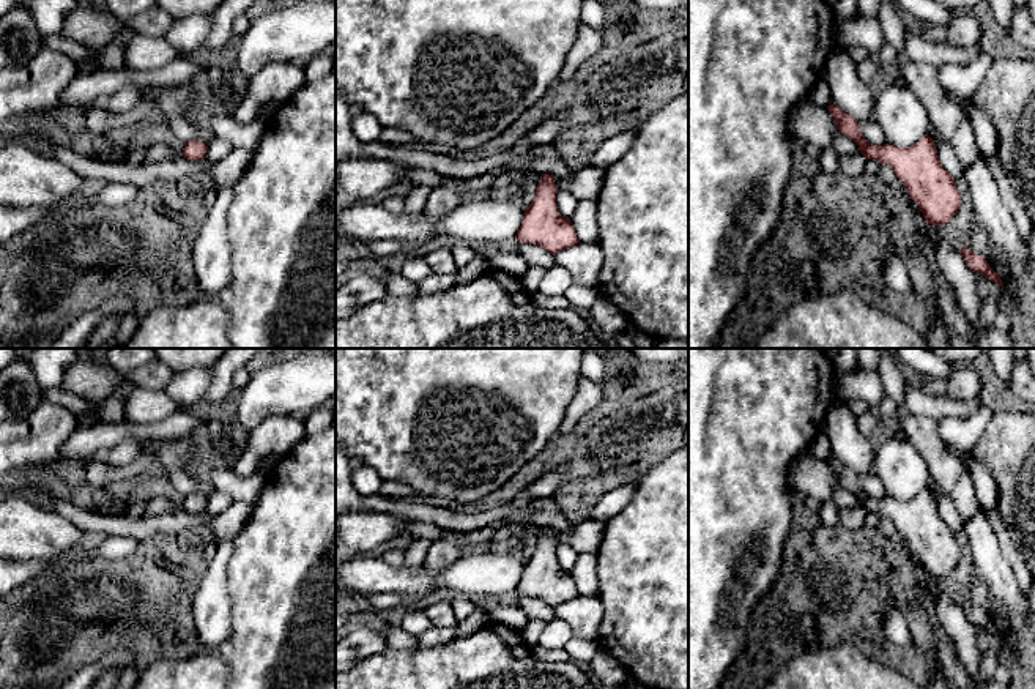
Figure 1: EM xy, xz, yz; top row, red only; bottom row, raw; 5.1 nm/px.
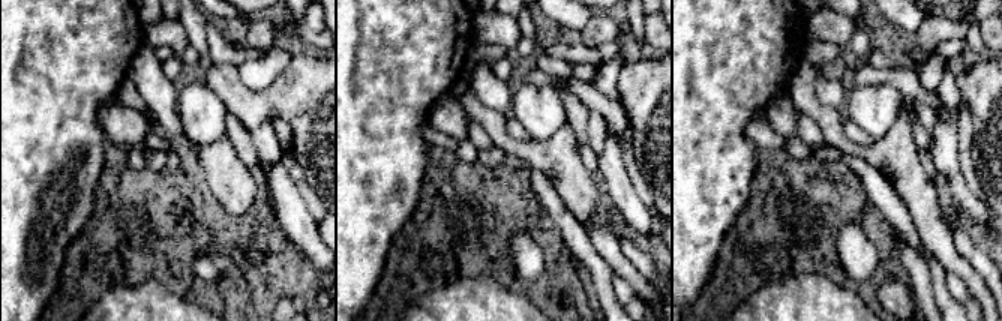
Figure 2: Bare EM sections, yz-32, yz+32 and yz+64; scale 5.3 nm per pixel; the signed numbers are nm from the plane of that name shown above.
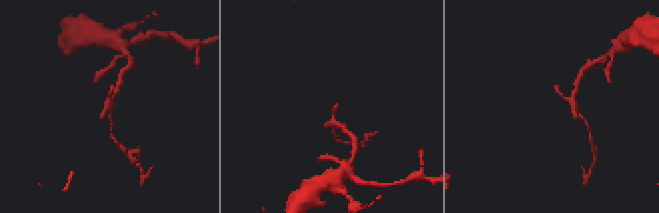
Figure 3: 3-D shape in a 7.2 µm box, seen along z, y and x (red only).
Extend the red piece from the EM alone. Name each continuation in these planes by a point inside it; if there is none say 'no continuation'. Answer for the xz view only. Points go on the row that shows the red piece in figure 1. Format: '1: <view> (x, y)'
no continuation

